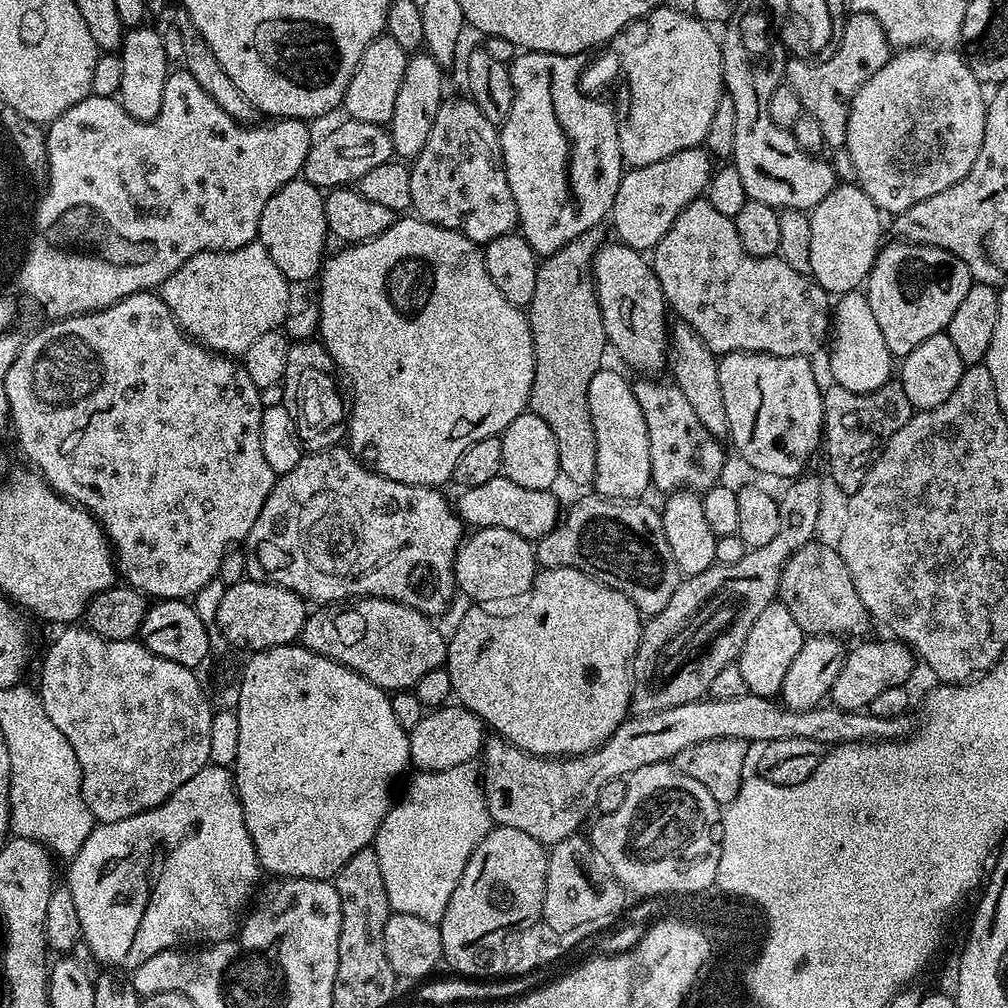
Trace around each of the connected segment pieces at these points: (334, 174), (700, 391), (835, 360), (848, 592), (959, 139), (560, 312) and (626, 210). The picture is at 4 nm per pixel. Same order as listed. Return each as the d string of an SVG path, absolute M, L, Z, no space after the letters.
M347 118L341 120L333 132L325 136L317 135L306 154L302 178L315 188L331 190L355 185L366 174L370 174L374 166L382 166L387 160L393 159L392 133L387 127Z
M676 322L670 328L670 372L671 379L676 387L686 394L686 402L698 414L698 422L710 434L717 438L728 436L728 423L726 422L726 401L722 399L722 386L718 383L718 357L715 352L710 351L706 342L698 338L698 334L689 324Z
M863 291L843 293L835 301L834 311L830 316L830 347L828 352L828 368L832 371L832 380L840 384L846 390L855 392L873 392L883 384L887 384L894 376L894 357L892 351L886 346L886 338L882 338L882 330L878 327L878 321L874 319L874 313L870 311L870 302Z
M813 542L802 546L784 563L780 575L779 603L794 614L794 622L805 634L813 636L848 636L863 637L870 625L868 611L862 606L862 598L858 598L858 590L854 590L854 582L850 578L850 570L846 570L846 562L842 562L839 551L828 544Z
M917 46L893 51L889 55L886 66L882 66L882 70L878 70L878 74L874 74L854 94L848 110L843 151L848 152L848 160L852 163L852 172L856 175L854 177L855 183L864 191L866 198L870 198L870 202L874 202L874 206L879 208L881 213L899 214L905 212L910 210L910 206L922 202L922 198L931 198L933 194L939 194L941 190L954 186L962 178L966 178L966 174L970 174L970 166L974 166L974 158L978 158L978 150L982 150L984 131L986 130L986 114L988 113L986 92L980 79L970 70L963 55L959 51L952 51L956 50L948 46Z
M597 226L578 234L578 238L566 242L562 250L539 261L534 282L534 298L526 309L536 355L528 408L535 416L542 418L546 426L550 426L550 431L554 433L554 442L558 442L560 475L572 484L591 485L596 479L596 435L594 422L590 418L588 391L590 378L594 378L594 374L600 371L605 363L604 348L606 352L609 347L608 335L602 322L602 310L596 297L596 284L592 280L592 257L606 242L602 229L603 227Z
M703 147L687 148L678 154L670 154L670 158L662 158L662 162L650 162L641 168L625 171L624 175L620 177L618 194L614 194L610 213L612 228L620 235L617 236L619 243L629 244L630 247L643 253L655 248L657 242L666 234L666 230L670 230L670 226L674 226L674 218L678 218L678 214L682 214L682 210L686 210L686 206L690 206L690 202L699 200L705 195L713 171L713 157Z

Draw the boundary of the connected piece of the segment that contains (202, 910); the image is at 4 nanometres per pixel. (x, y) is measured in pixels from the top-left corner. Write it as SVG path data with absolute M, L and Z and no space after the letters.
M208 764L202 770L198 770L198 774L190 778L190 782L178 786L178 790L174 790L174 794L170 794L170 798L156 808L146 810L142 814L134 814L134 818L122 818L122 822L97 823L93 827L90 838L86 838L78 854L73 856L67 866L69 868L66 886L71 896L74 897L74 906L78 910L83 943L85 945L88 943L93 958L98 963L105 964L108 967L105 969L108 970L124 970L120 968L131 970L142 962L146 962L146 958L154 958L154 954L167 948L188 946L193 942L223 942L235 937L238 931L238 921L245 911L244 903L248 900L248 892L257 891L261 883L260 876L262 877L262 869L258 862L258 854L254 850L254 842L250 838L250 830L246 830L246 818L242 814L233 773L227 768L219 768L213 764Z

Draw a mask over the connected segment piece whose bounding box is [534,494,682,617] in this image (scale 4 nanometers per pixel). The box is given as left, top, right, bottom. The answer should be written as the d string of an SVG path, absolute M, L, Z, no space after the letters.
M591 494L567 505L560 521L541 540L535 541L536 563L541 569L573 568L582 570L590 578L626 594L630 602L645 617L658 614L674 598L674 590L680 585L682 573L670 554L670 542L666 542L666 530L662 530L662 518L657 509L652 509L644 502L625 502L609 500L607 496Z

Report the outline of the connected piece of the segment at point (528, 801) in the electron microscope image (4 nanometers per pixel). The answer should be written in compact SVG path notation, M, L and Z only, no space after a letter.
M731 696L725 700L719 698L705 698L686 702L682 706L670 706L670 710L658 710L650 714L632 714L623 720L610 734L605 744L594 749L593 752L583 752L580 756L567 758L545 758L532 756L521 748L516 748L503 736L489 735L484 741L482 761L482 787L484 789L484 801L488 807L488 813L496 826L514 826L514 830L523 830L530 834L540 844L551 846L562 842L566 838L577 835L580 827L596 812L598 802L598 790L606 786L606 782L622 780L634 774L634 770L642 770L642 766L651 764L663 764L675 761L678 753L687 748L698 746L702 742L721 740L722 738L734 738L745 742L760 740L781 740L782 738L806 738L818 742L822 746L835 746L838 744L863 744L878 740L895 740L909 735L907 715L898 718L878 718L868 715L867 711L847 712L844 708L837 708L831 703L825 702L819 708L810 710L794 710L781 706L775 699L766 696Z

